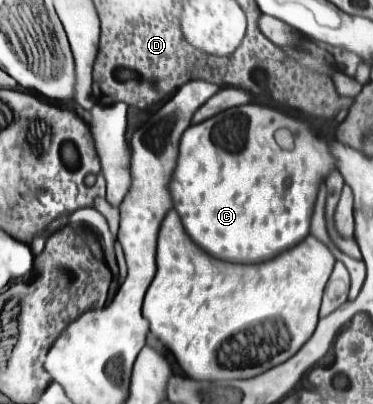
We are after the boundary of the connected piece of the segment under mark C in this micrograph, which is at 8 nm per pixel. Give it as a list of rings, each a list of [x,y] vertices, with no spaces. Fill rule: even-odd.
[[[247,103],[247,105],[237,107],[237,115],[241,115],[241,119],[245,119],[245,147],[241,147],[241,151],[237,151],[237,155],[229,155],[229,151],[221,151],[221,147],[213,147],[213,139],[209,139],[209,131],[213,131],[213,123],[217,123],[217,115],[211,117],[211,119],[207,119],[207,121],[203,121],[203,123],[199,123],[199,125],[191,125],[191,127],[183,133],[183,137],[181,137],[181,141],[179,141],[177,167],[175,167],[175,171],[173,171],[173,179],[169,181],[169,193],[171,193],[171,199],[173,199],[173,209],[179,213],[181,223],[183,223],[183,227],[187,229],[187,235],[189,235],[191,241],[193,241],[195,245],[199,245],[205,253],[209,253],[209,255],[215,257],[215,259],[229,261],[229,263],[263,263],[263,261],[273,259],[273,257],[279,255],[281,251],[291,249],[293,245],[301,243],[301,241],[305,239],[305,235],[309,235],[309,217],[307,217],[307,215],[313,213],[313,203],[315,203],[315,199],[317,199],[317,187],[319,187],[319,183],[321,183],[321,179],[323,179],[323,173],[327,175],[327,173],[333,169],[333,159],[329,159],[329,153],[325,151],[327,141],[325,141],[325,139],[319,139],[319,137],[309,129],[309,125],[305,125],[303,121],[297,121],[297,119],[293,119],[293,117],[289,117],[289,115],[285,115],[285,113],[277,111],[277,109],[273,109],[273,107]],[[281,127],[287,127],[287,129],[293,133],[293,137],[295,137],[295,147],[293,147],[293,151],[285,151],[285,149],[281,149],[281,147],[275,143],[273,135],[275,135],[275,131],[281,129]]]

